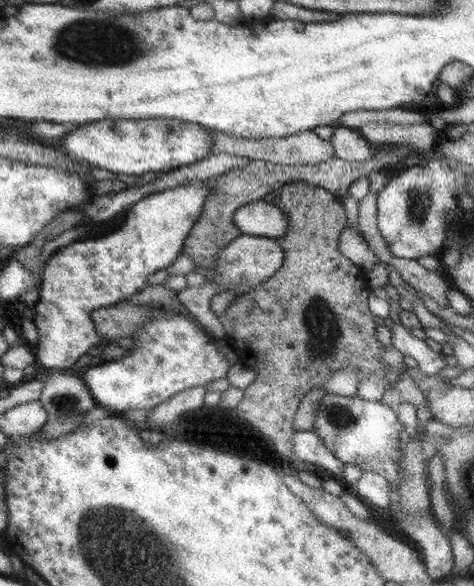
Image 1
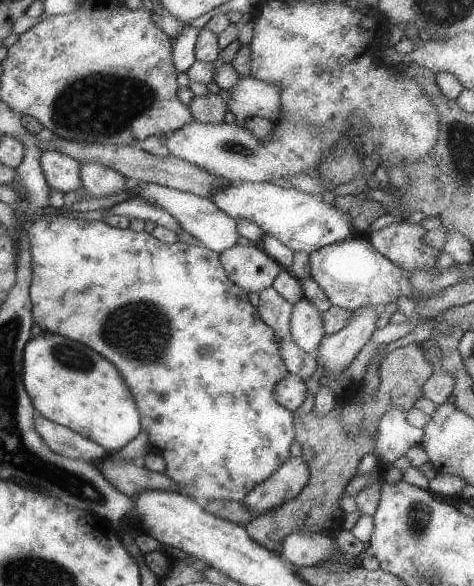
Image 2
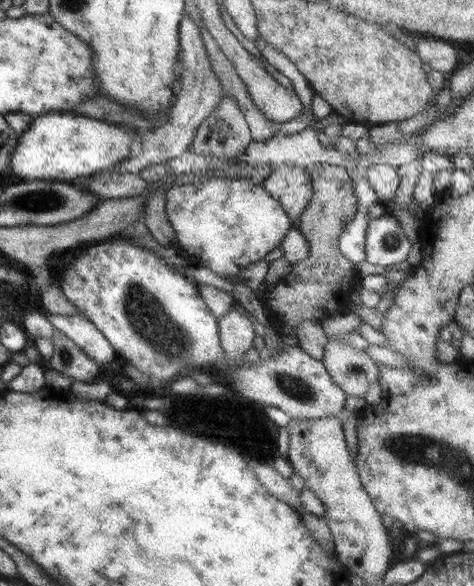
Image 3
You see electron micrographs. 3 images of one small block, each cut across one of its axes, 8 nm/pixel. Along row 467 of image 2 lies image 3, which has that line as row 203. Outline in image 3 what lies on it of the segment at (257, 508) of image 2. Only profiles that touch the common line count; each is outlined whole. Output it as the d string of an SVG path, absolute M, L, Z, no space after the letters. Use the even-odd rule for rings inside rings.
M280 165L273 169L262 187L282 204L294 224L297 218L304 216L308 202L314 196L312 181L306 173L306 167L300 165Z

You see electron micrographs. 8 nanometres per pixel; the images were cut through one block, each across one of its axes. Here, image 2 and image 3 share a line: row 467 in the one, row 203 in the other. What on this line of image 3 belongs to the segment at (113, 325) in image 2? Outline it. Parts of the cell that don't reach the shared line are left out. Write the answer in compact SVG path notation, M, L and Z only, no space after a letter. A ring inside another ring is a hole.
M223 175L203 180L194 180L194 184L172 187L167 190L166 211L173 228L179 232L178 250L189 263L209 268L213 273L224 276L239 276L240 272L251 264L260 261L280 245L282 238L293 227L288 213L280 202L276 201L262 185L256 185L248 179L228 179Z

